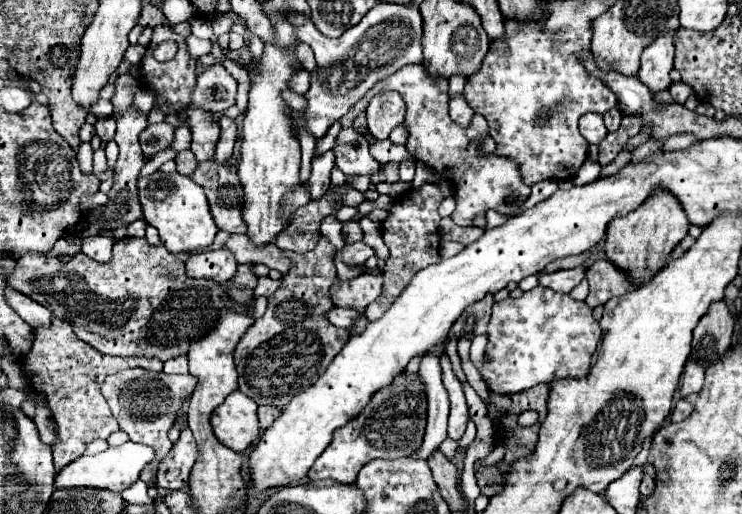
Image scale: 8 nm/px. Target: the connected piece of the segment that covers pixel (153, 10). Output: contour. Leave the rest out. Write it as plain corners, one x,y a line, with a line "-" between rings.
144,4
144,8
142,8
142,18
140,18
140,22
138,24
142,24
142,26
158,26
158,24
170,25
170,22
166,20
166,16
162,14
162,10
158,8
158,6
154,6
154,4

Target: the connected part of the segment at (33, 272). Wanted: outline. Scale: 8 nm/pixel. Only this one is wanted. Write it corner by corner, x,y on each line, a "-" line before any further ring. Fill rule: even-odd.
122,238
114,242
112,260
108,262
96,262
84,252
72,256
68,264
62,264
58,256
50,254
24,254
16,260
16,268
6,278
6,284
20,294
30,296
38,304
48,306
56,318
70,322
74,332
102,354
124,358
158,358
168,362
170,358
186,356
192,342
202,340
210,330
214,330
222,312
230,310
238,314
250,314
254,320
258,320
266,310
266,298
256,298
254,306
250,304
250,308
240,306
218,282
210,278
190,278
186,274
188,258
190,254
170,254
162,242
158,246
150,246
146,238

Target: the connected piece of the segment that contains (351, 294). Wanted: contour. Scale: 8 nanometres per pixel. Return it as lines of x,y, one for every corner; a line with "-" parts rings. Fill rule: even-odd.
364,272
352,280
340,282
332,286
332,302
336,306
354,308
358,312
364,312
364,308
374,302
382,292
382,272
370,274

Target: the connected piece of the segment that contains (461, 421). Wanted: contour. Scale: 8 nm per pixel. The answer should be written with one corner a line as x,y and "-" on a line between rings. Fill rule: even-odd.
446,354
440,358
440,364
442,364
442,380
444,380
444,386
446,386
448,396
450,396
448,436
458,442
458,440
464,436
464,430
466,430
468,406
466,406
466,400
464,400
464,392
462,392
460,380
454,376
452,364
450,364
450,360
448,360

